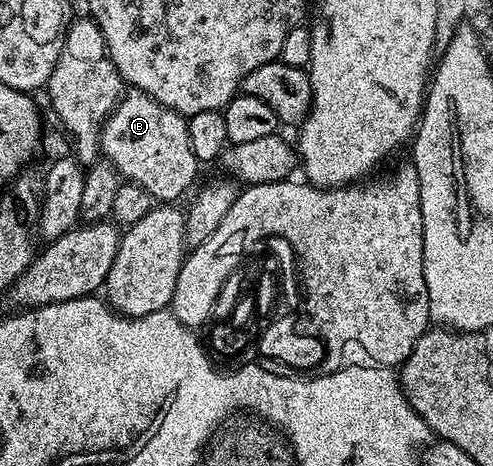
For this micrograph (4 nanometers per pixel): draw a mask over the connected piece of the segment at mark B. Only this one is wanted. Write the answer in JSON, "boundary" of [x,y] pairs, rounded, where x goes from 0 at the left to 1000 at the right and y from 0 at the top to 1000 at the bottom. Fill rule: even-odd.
{"boundary":[[[264,189],[249,200],[247,217],[231,230],[207,268],[203,322],[213,345],[221,348],[249,384],[284,395],[284,403],[300,403],[300,412],[320,438],[359,436],[359,425],[404,388],[400,382],[406,350],[398,326],[389,326],[389,309],[381,300],[377,253],[353,236],[333,232],[290,193]]]}

